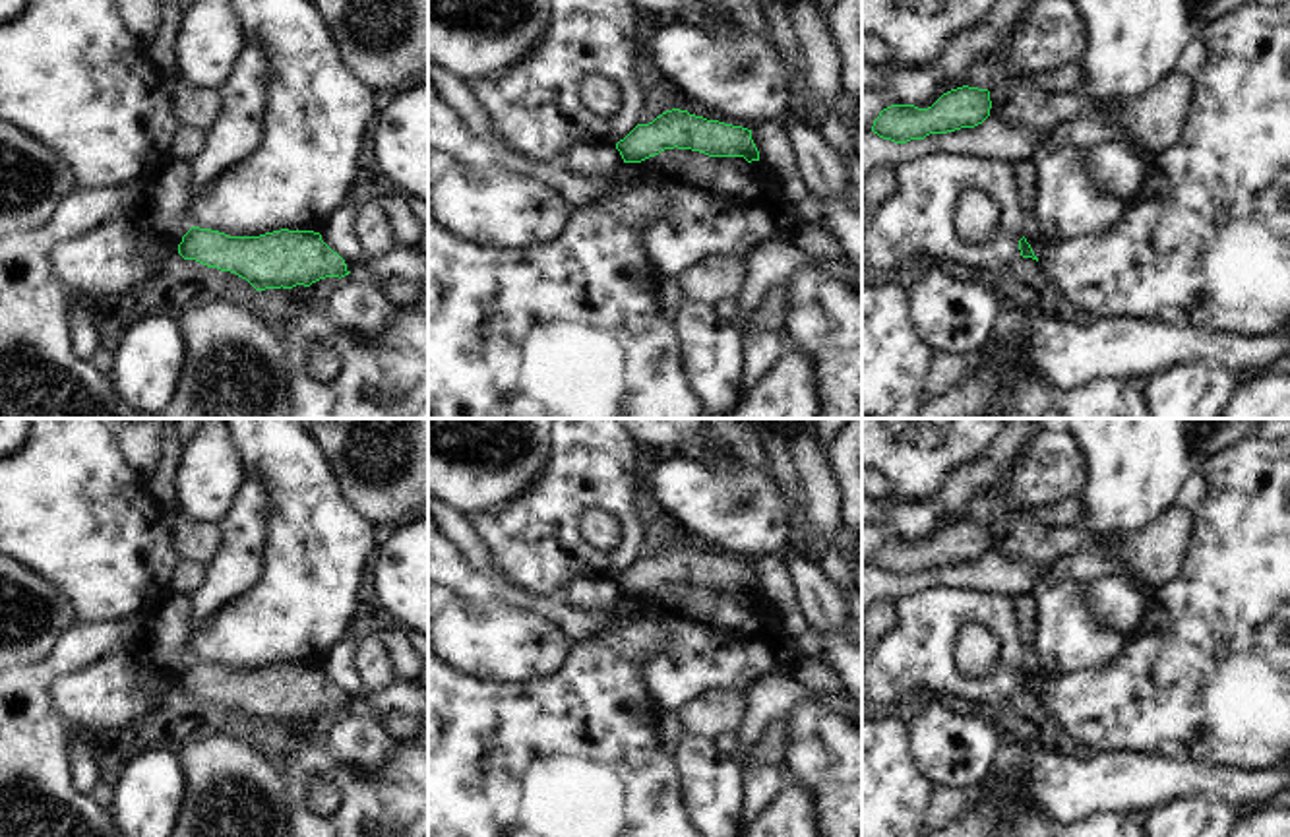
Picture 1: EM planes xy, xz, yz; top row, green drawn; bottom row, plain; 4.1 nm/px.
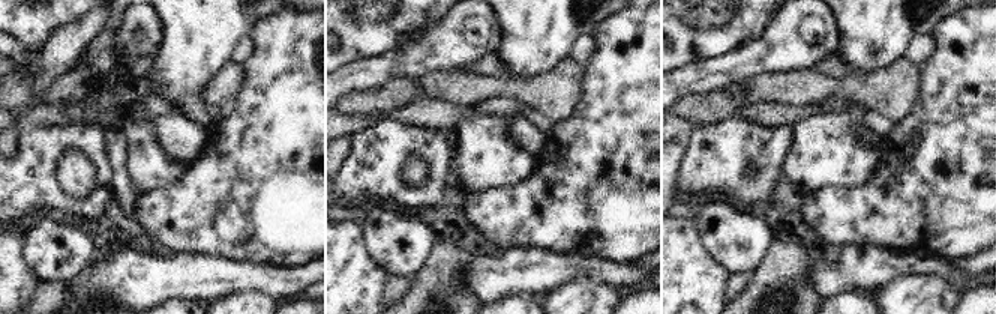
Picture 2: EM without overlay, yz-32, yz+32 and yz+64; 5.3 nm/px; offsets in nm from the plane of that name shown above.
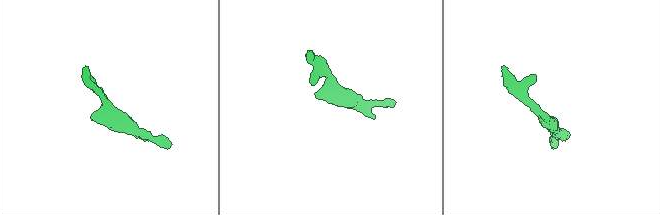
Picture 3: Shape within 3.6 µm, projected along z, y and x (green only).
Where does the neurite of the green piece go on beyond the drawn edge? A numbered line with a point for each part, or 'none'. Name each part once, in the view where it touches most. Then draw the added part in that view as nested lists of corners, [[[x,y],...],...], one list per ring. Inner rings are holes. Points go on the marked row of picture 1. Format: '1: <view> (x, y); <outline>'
none

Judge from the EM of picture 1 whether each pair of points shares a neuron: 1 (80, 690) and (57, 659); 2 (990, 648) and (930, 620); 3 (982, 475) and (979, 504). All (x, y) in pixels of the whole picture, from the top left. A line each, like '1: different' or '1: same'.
1: different
2: different
3: different

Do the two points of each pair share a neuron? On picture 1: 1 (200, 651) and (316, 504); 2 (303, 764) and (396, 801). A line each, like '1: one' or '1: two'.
1: one
2: one

